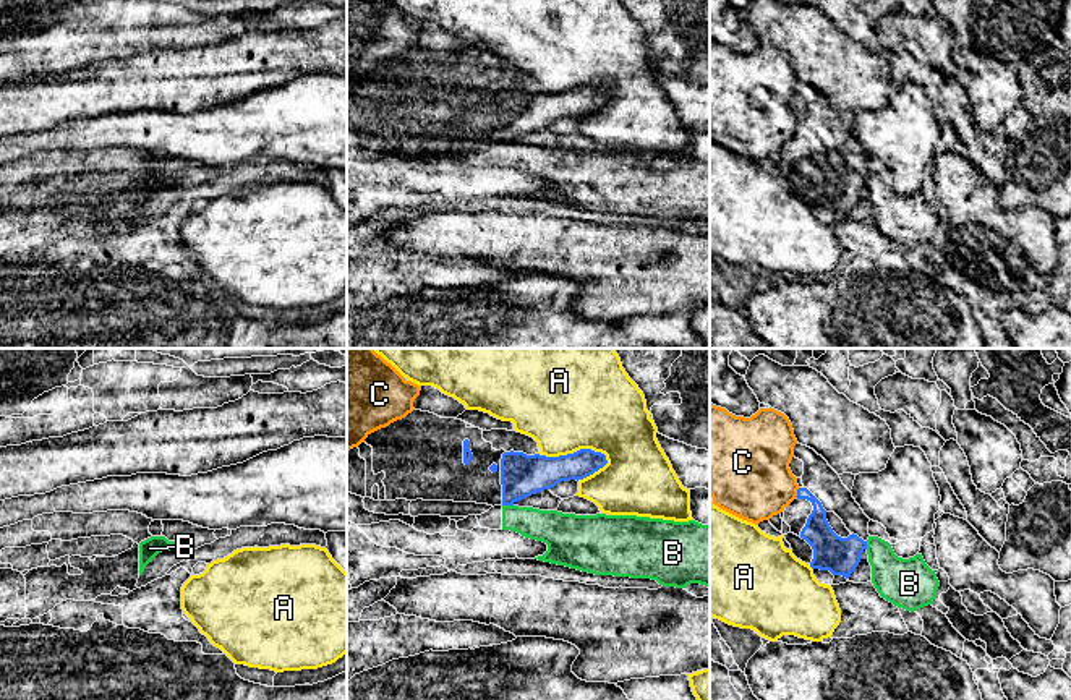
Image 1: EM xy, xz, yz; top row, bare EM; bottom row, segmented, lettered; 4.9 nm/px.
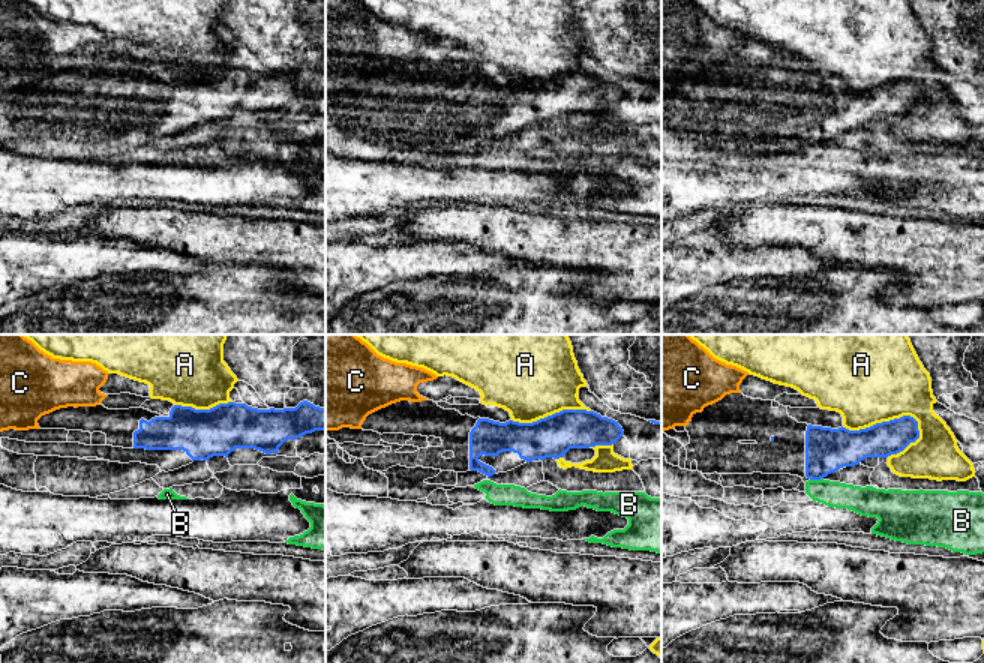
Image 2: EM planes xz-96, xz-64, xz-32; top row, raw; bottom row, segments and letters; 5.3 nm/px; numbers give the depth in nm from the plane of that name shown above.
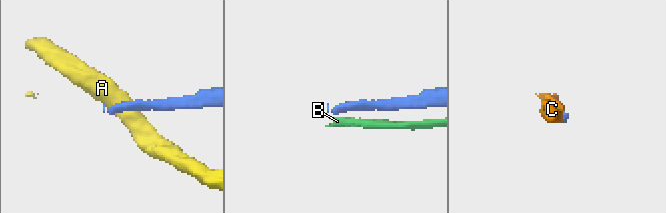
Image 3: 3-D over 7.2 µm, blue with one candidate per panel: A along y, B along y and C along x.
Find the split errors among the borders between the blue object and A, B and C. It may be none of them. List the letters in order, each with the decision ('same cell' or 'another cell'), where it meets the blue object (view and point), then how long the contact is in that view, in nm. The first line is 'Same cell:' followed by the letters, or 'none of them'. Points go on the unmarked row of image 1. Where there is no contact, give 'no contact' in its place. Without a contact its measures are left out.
Same cell: none of them
A: another cell | xz (576, 89) | 360 nm
B: another cell | xz (507, 141) | 60 nm
C: another cell | yz (797, 130) | 50 nm

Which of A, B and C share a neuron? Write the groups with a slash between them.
A / B / C

